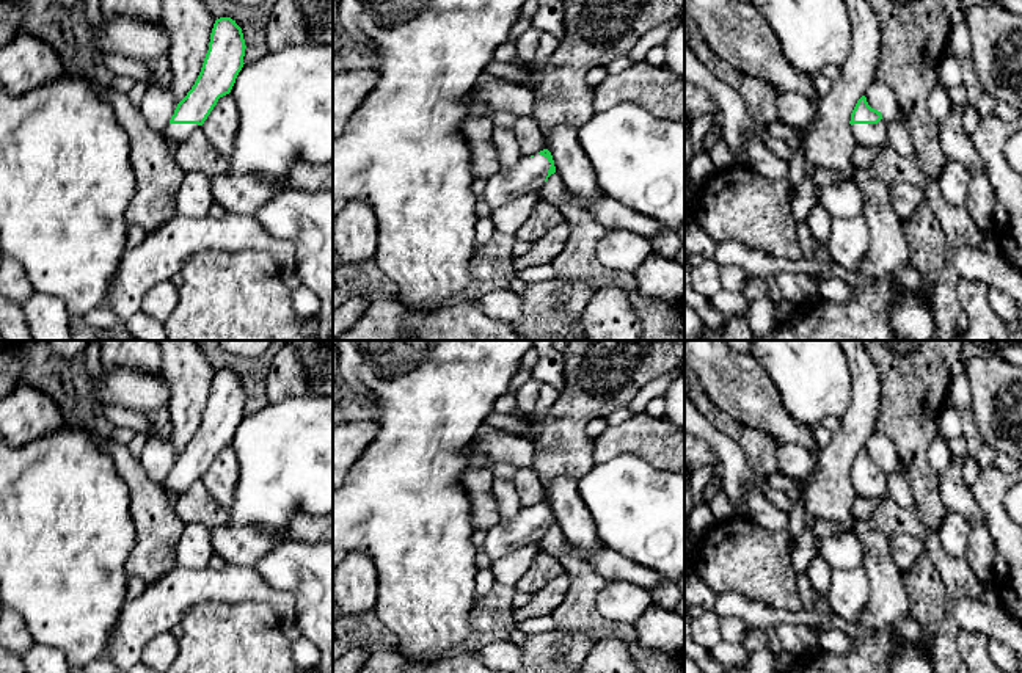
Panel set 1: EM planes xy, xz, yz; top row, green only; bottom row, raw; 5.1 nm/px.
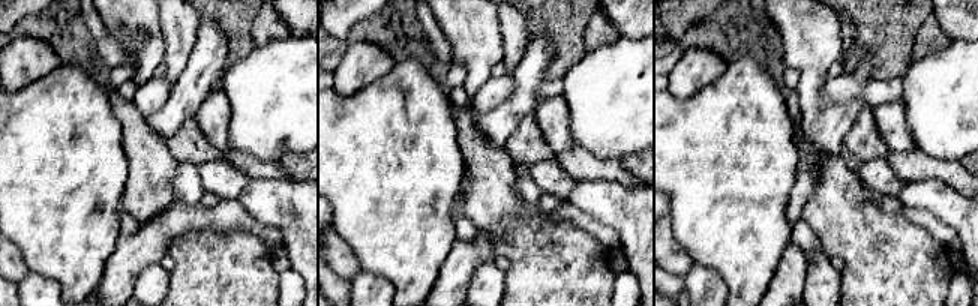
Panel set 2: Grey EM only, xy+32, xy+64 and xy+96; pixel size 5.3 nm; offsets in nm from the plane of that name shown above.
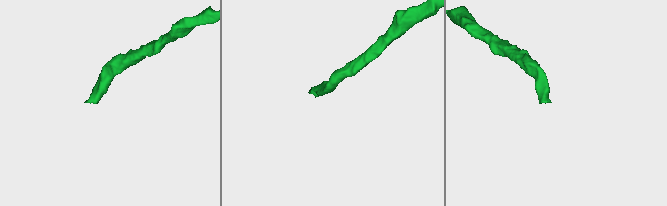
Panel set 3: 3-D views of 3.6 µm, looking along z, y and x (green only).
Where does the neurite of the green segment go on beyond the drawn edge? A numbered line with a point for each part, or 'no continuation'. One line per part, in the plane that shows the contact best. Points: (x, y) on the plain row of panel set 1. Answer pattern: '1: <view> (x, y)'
1: xy (173, 483)

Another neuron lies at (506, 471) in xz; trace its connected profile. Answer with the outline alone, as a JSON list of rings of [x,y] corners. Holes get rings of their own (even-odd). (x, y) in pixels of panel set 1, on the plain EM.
[[[495,463],[490,467],[495,478],[502,478],[502,480],[513,480],[518,472],[518,467],[515,467],[510,463]]]

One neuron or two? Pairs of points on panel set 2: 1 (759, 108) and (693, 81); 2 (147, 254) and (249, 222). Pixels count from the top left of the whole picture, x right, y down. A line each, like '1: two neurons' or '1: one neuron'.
1: two neurons
2: one neuron

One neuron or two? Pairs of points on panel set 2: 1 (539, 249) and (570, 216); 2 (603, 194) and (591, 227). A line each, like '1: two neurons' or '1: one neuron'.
1: two neurons
2: two neurons

